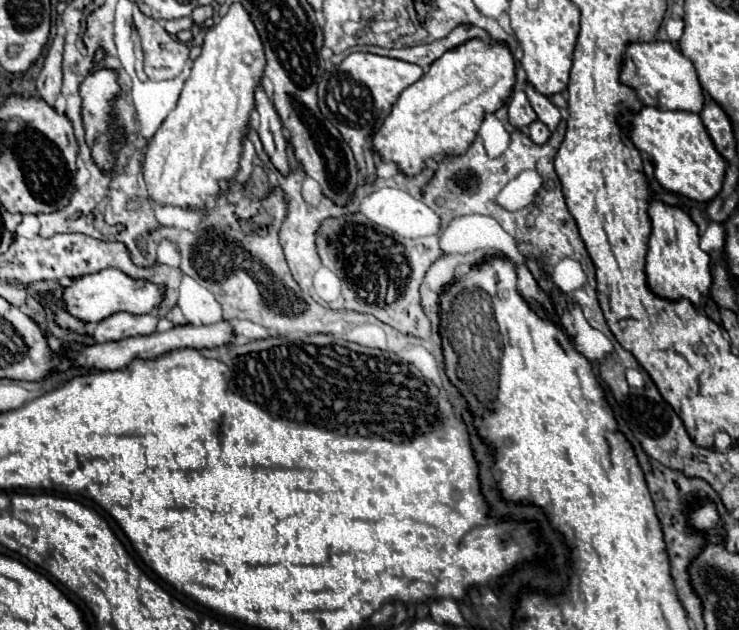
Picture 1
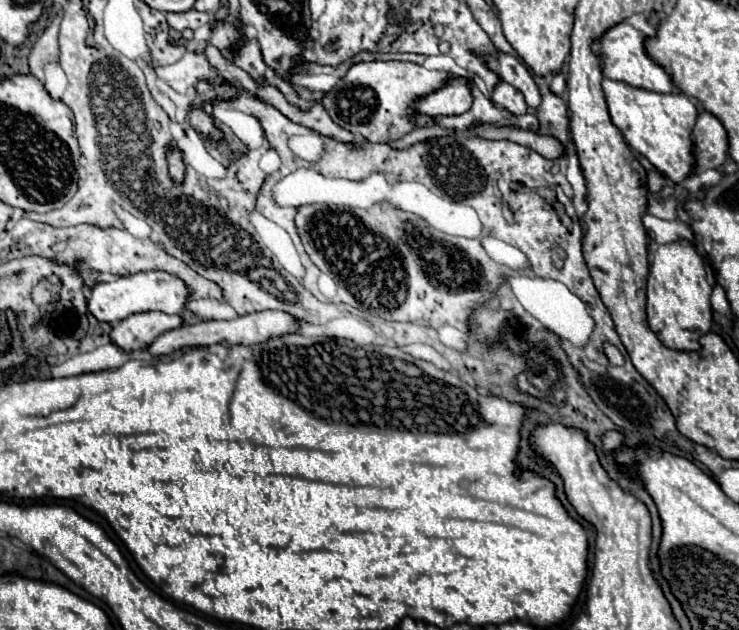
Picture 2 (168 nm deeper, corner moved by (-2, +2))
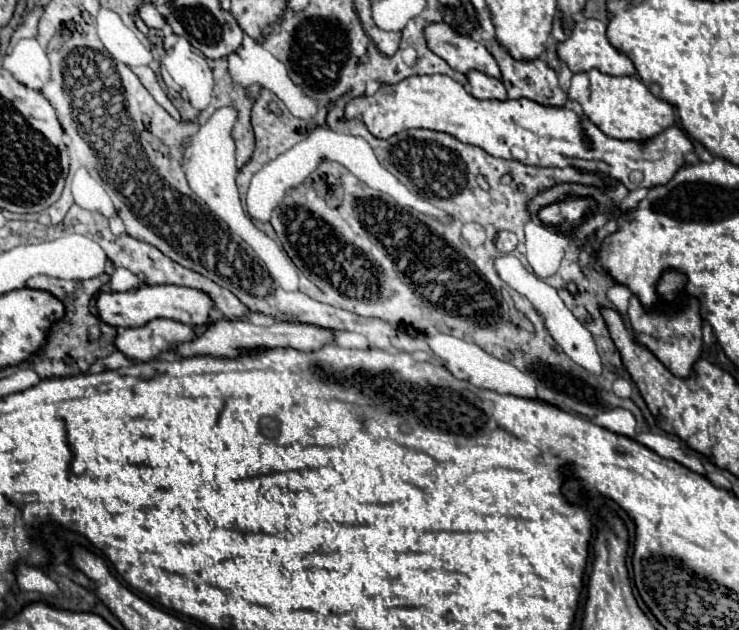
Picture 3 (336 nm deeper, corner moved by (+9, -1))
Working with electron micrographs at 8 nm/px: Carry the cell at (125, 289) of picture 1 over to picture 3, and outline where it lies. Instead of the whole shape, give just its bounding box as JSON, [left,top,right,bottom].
[97,285,213,327]

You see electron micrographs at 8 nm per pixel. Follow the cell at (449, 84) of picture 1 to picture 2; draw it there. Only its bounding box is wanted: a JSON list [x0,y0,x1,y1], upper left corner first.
[416,76,472,116]

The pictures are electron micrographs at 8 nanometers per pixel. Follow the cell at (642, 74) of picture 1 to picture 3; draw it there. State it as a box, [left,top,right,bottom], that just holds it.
[557,19,637,77]

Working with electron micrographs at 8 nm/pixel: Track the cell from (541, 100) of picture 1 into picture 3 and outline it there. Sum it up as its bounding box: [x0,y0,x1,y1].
[425,23,501,79]

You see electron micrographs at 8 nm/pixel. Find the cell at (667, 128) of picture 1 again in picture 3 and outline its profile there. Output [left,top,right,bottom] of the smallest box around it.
[569,69,677,139]

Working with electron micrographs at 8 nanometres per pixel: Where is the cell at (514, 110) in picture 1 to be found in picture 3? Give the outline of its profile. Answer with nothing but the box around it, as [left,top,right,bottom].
[467,71,507,99]

